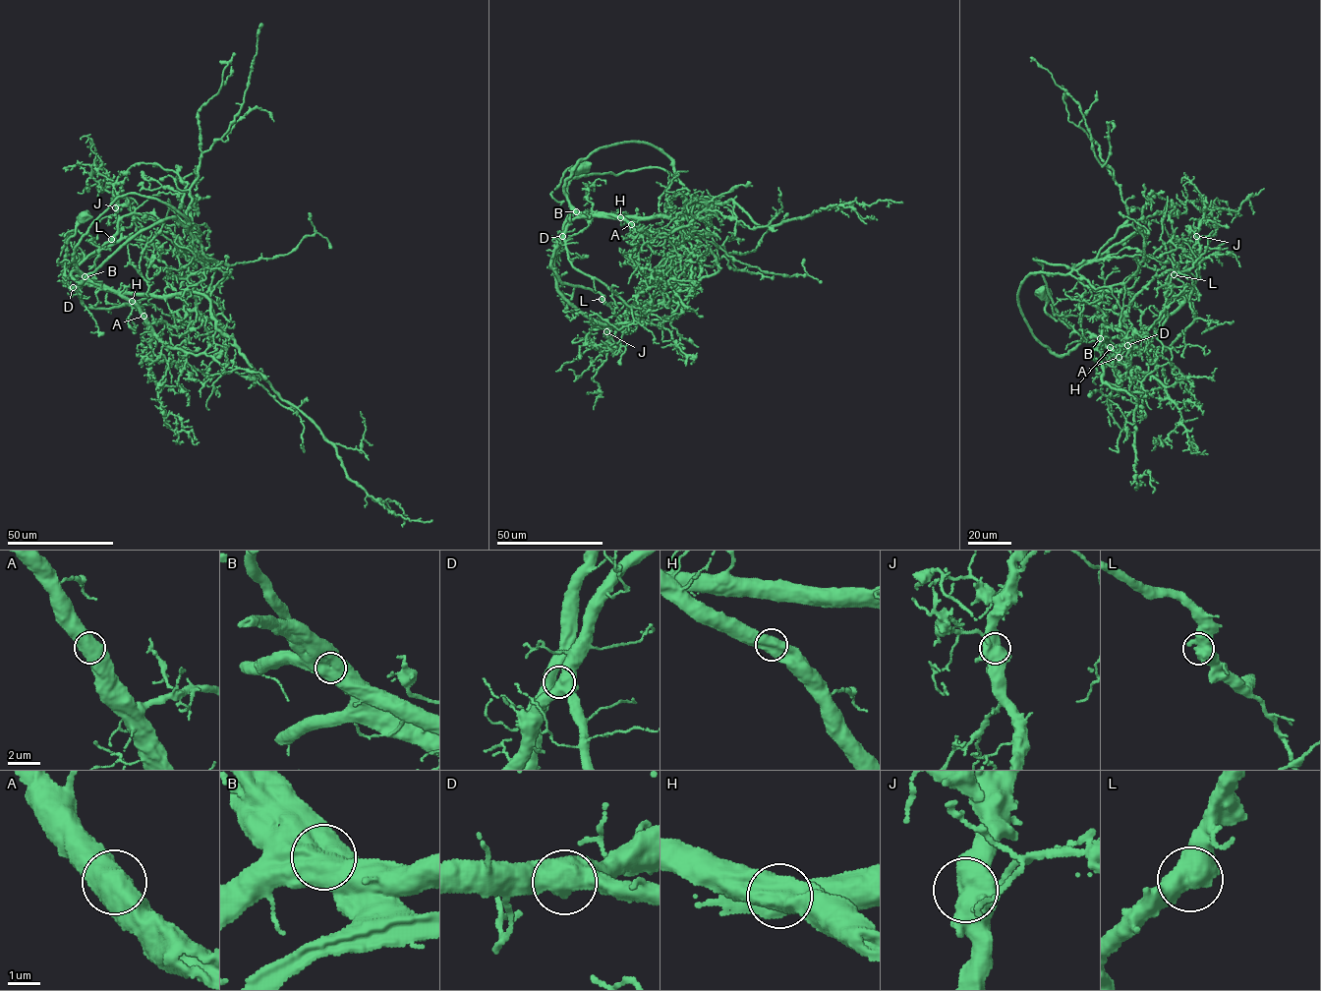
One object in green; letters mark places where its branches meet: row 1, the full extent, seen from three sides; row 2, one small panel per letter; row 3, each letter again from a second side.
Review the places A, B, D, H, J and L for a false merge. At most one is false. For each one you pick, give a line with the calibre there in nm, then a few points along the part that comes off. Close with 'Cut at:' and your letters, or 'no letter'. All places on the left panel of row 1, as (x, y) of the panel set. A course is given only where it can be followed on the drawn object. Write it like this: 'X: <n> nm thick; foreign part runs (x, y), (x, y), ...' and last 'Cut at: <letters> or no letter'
B: 800 nm thick; foreign part runs (85, 277), (73, 250), (119, 197), (157, 199), (184, 216), (188, 229), (200, 159), (243, 102), (261, 23)
Cut at: B

